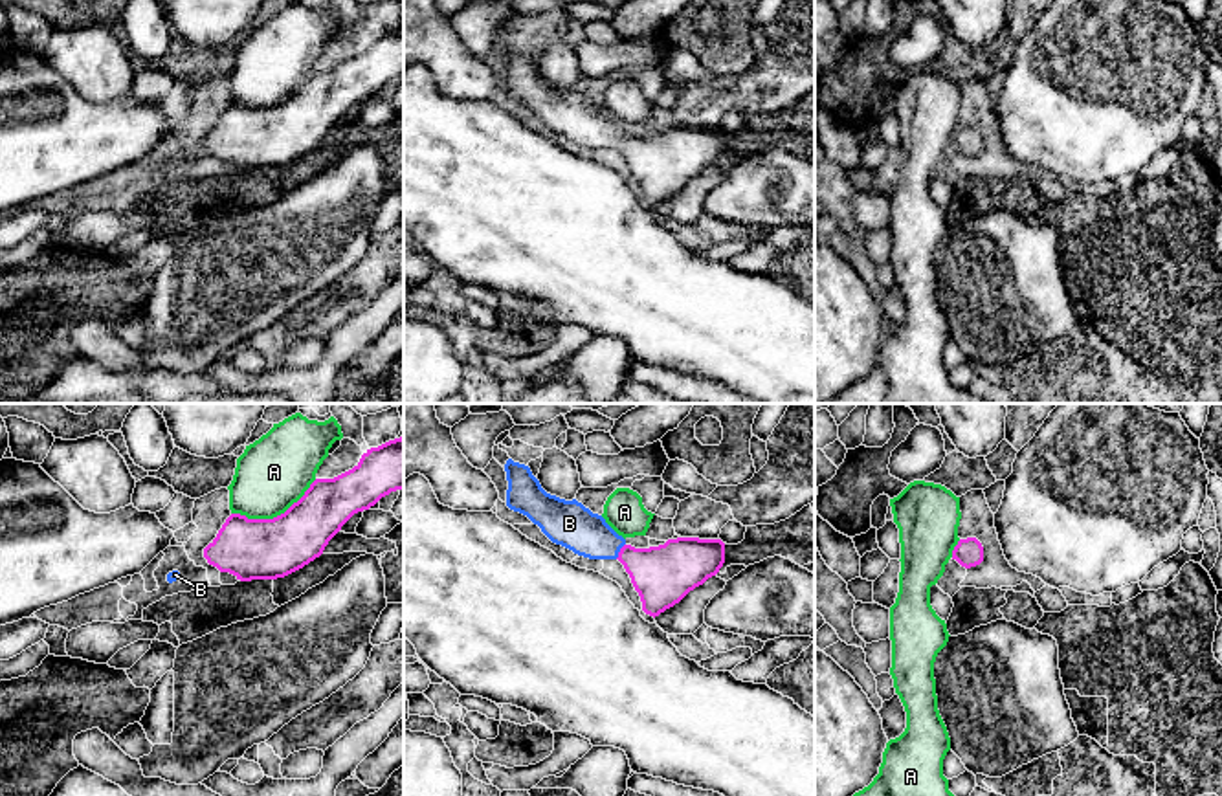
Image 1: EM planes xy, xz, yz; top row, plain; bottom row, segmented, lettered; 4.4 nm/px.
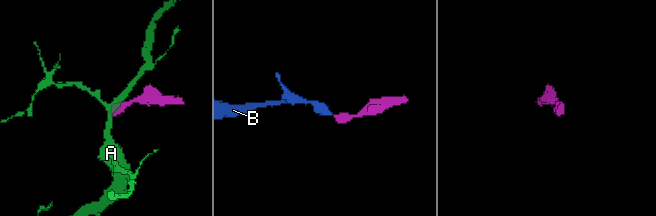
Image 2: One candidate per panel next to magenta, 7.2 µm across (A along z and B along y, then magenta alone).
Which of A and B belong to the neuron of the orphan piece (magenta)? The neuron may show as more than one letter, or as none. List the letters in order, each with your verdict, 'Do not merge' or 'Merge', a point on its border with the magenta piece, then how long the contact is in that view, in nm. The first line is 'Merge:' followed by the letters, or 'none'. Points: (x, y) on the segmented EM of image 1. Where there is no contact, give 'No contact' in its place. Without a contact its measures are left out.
Merge: B
A: Do not merge. Touches magenta at xy (274, 518). Shared border 400 nm
B: Merge. Touches magenta at xz (621, 551). Shared border 80 nm

